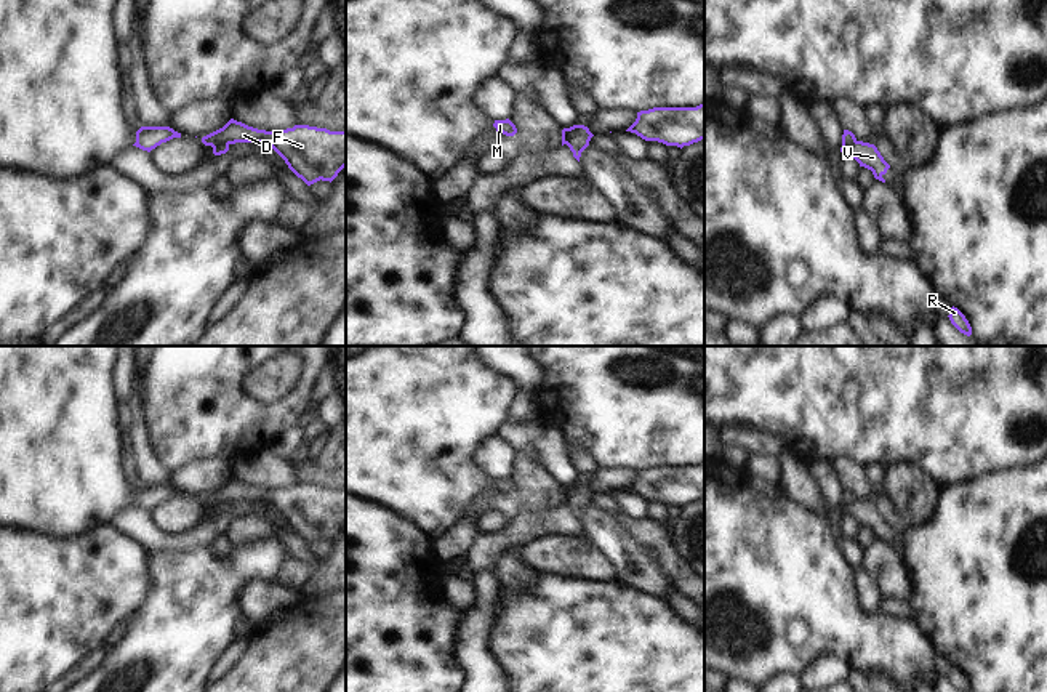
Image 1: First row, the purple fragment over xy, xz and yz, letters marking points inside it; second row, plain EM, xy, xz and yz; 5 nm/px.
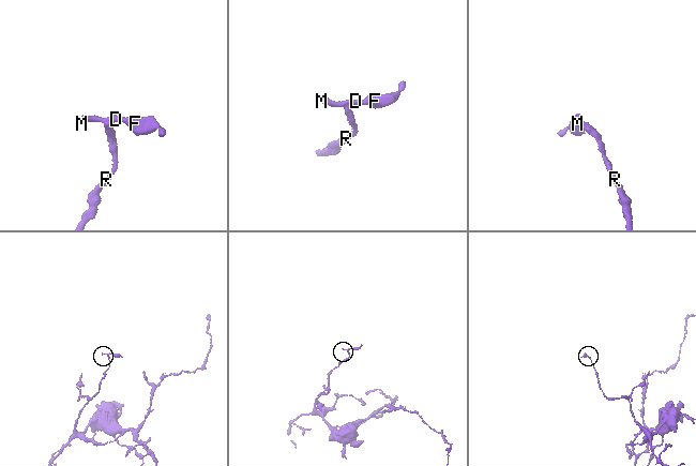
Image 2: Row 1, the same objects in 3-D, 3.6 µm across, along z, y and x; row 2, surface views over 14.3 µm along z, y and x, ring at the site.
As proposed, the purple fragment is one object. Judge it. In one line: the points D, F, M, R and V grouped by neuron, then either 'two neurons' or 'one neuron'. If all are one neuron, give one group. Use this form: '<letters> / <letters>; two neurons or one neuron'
D F M / R V; two neurons

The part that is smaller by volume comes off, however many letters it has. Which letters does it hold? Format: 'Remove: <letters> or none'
Remove: D, F, M

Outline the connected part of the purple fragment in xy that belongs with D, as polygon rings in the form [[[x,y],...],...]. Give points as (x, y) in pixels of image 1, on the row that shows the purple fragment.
[[[231,119],[223,128],[202,138],[205,146],[266,143],[307,186],[333,181],[346,167],[346,131],[309,125],[266,131]]]

